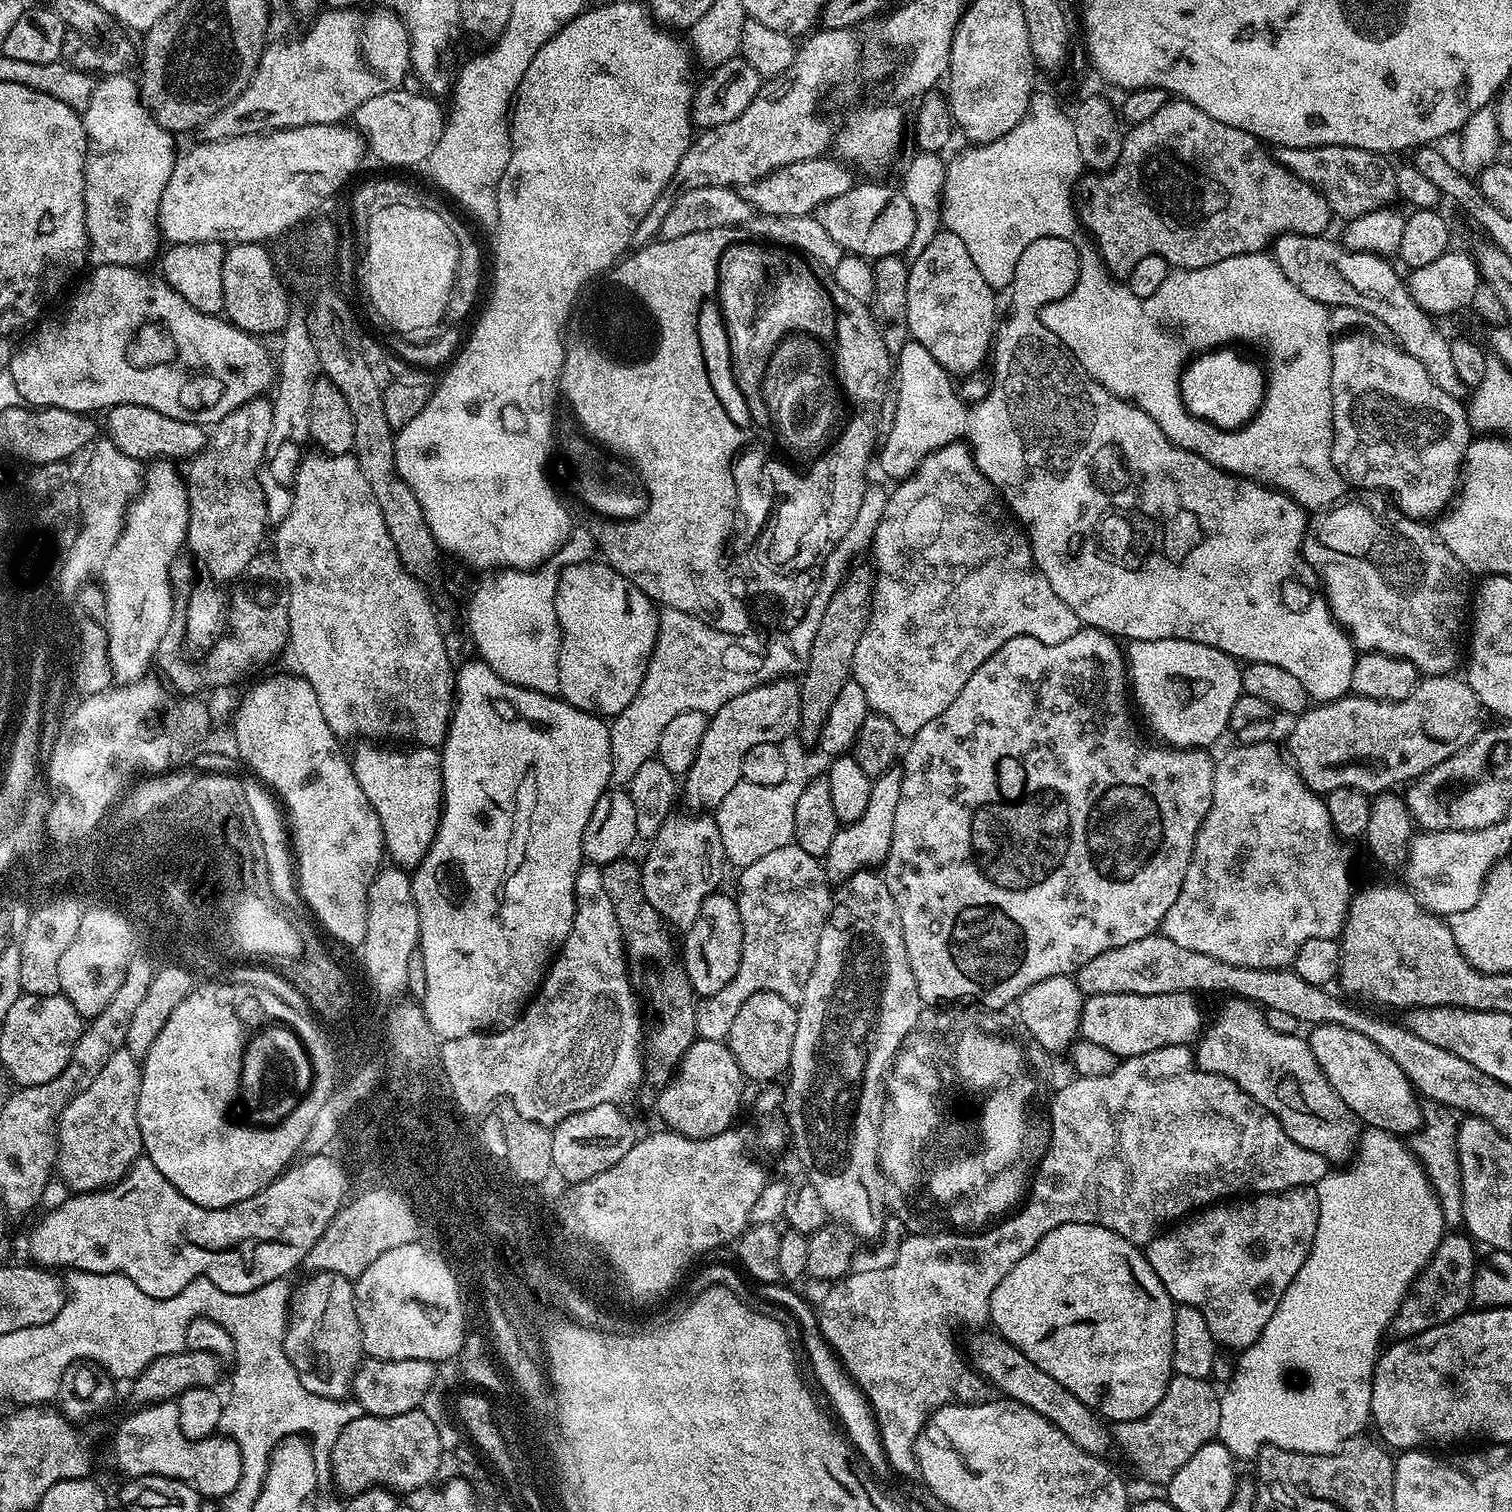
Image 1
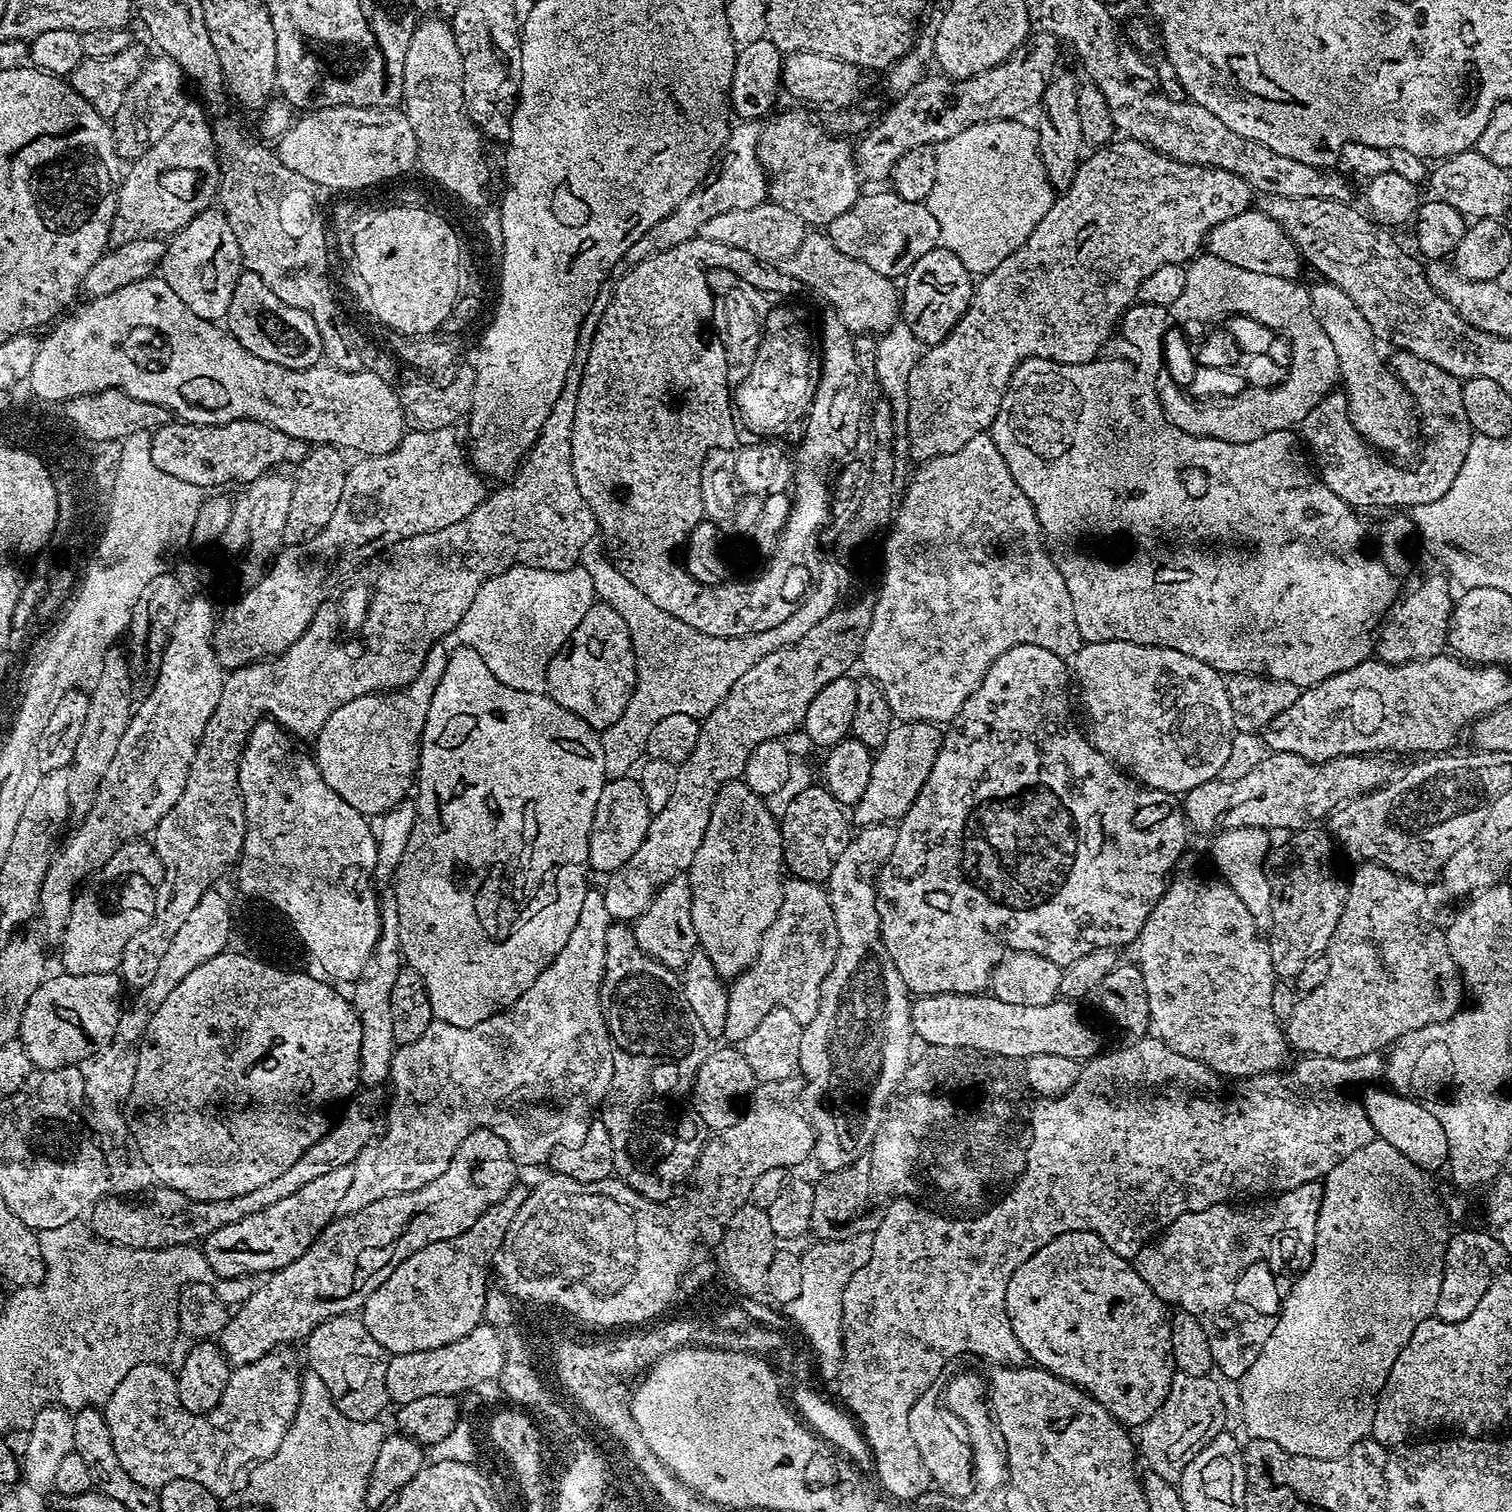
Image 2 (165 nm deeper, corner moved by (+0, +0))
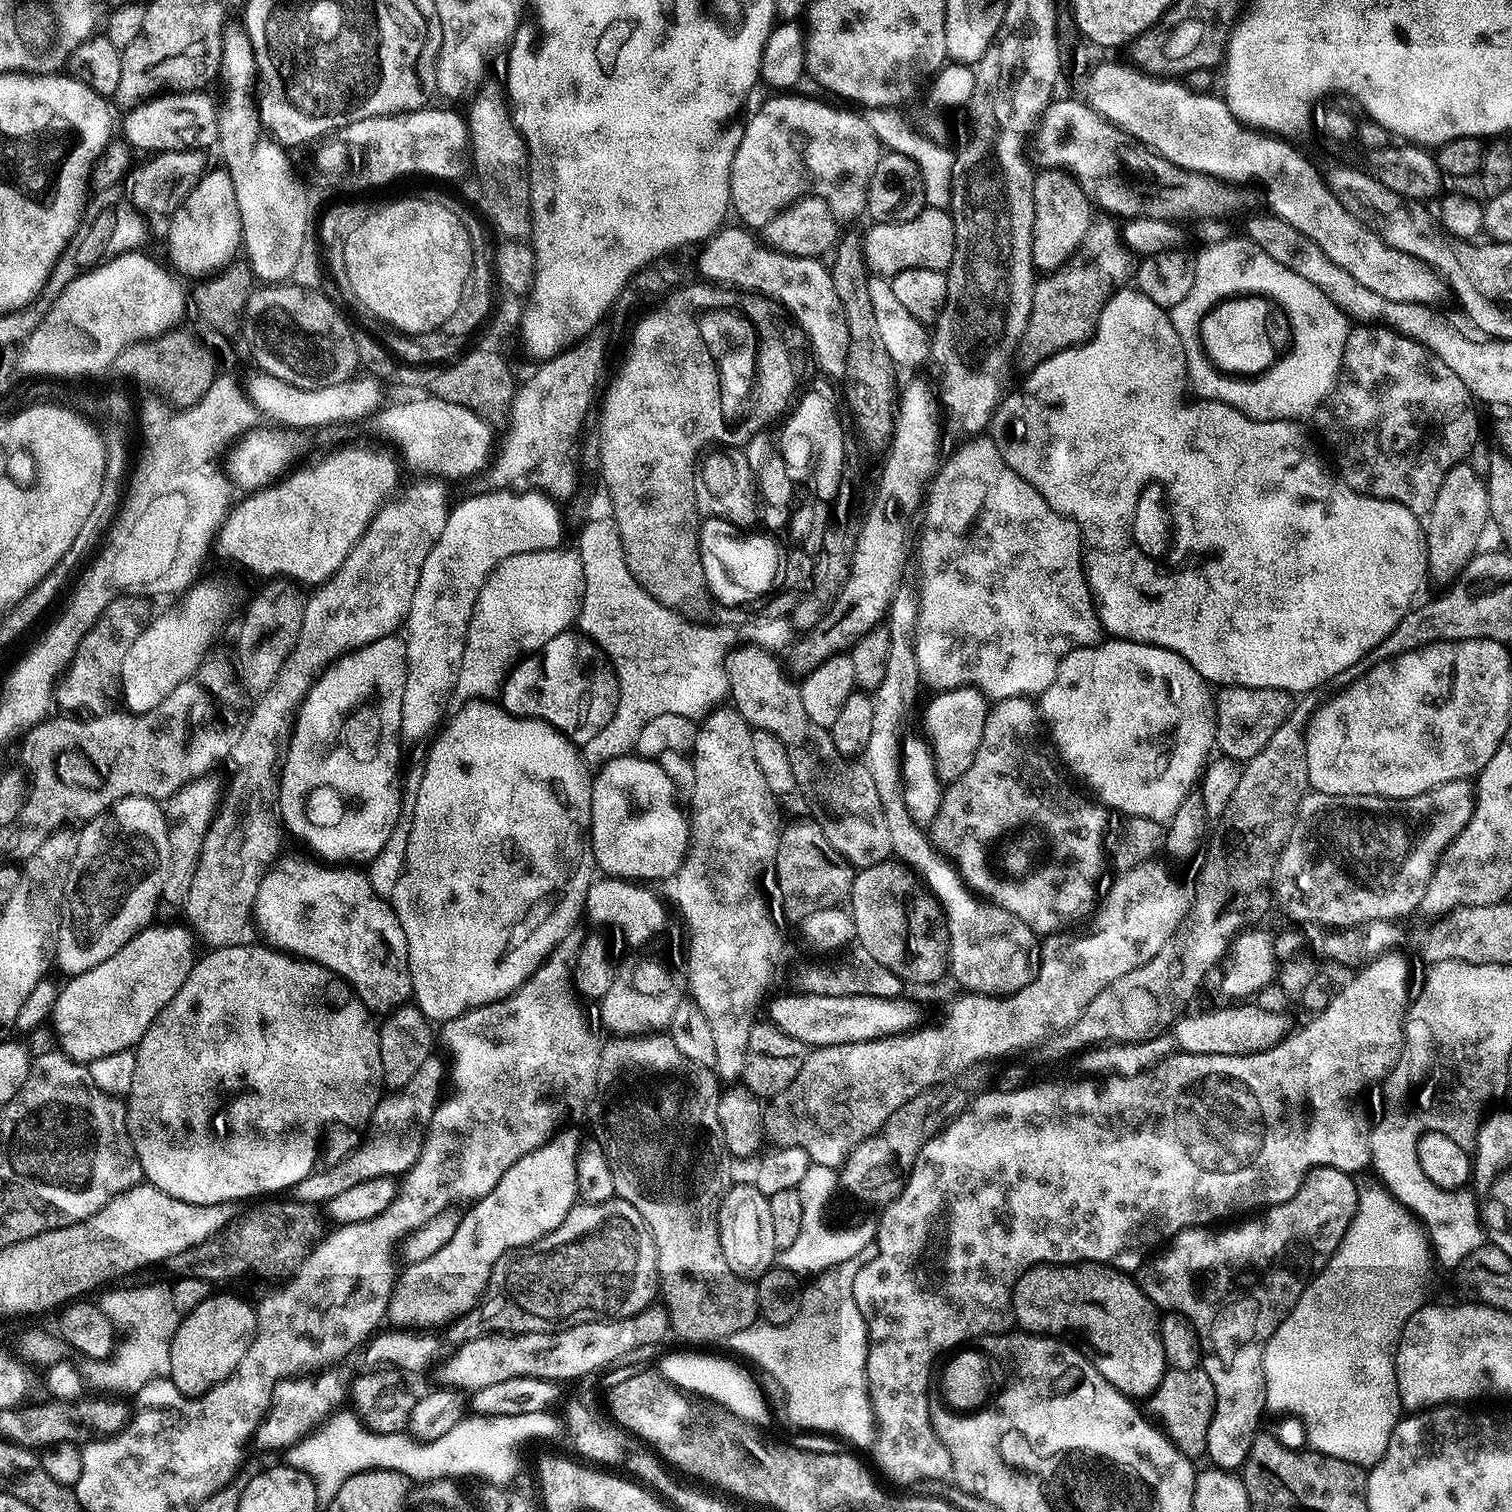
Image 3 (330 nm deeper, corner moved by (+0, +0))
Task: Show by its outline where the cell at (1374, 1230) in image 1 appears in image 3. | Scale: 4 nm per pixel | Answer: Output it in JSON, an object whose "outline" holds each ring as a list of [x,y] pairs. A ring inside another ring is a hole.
{"outline":[[[1384,1184],[1363,1185],[1354,1218],[1342,1238],[1336,1253],[1327,1257],[1324,1269],[1317,1271],[1304,1288],[1304,1293],[1298,1298],[1291,1312],[1274,1330],[1274,1334],[1264,1347],[1264,1377],[1266,1378],[1266,1409],[1272,1412],[1289,1412],[1297,1416],[1305,1424],[1304,1432],[1308,1435],[1307,1447],[1314,1452],[1321,1452],[1323,1456],[1333,1456],[1351,1464],[1371,1466],[1377,1464],[1386,1454],[1386,1446],[1390,1446],[1390,1434],[1394,1426],[1402,1418],[1398,1382],[1396,1381],[1396,1350],[1400,1346],[1400,1335],[1406,1322],[1429,1299],[1428,1279],[1432,1276],[1434,1266],[1433,1248],[1424,1225],[1417,1219],[1415,1213],[1403,1205],[1398,1198],[1392,1196]]]}

